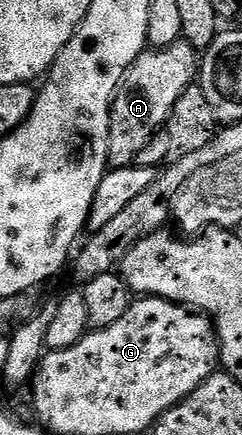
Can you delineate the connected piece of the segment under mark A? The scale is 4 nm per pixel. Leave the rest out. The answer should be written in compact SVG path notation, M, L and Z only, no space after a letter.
M181 39L175 41L173 45L161 49L145 48L144 52L138 55L138 59L134 59L134 63L120 80L116 94L112 96L112 108L108 110L106 122L108 127L108 161L117 166L131 166L136 153L152 140L154 134L159 130L156 128L159 125L161 128L167 122L174 103L187 91L188 86L197 80L197 77L198 53L191 41Z

